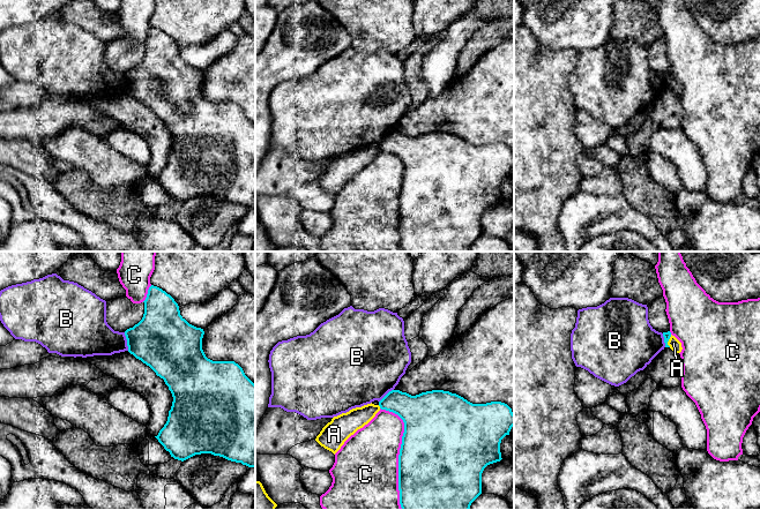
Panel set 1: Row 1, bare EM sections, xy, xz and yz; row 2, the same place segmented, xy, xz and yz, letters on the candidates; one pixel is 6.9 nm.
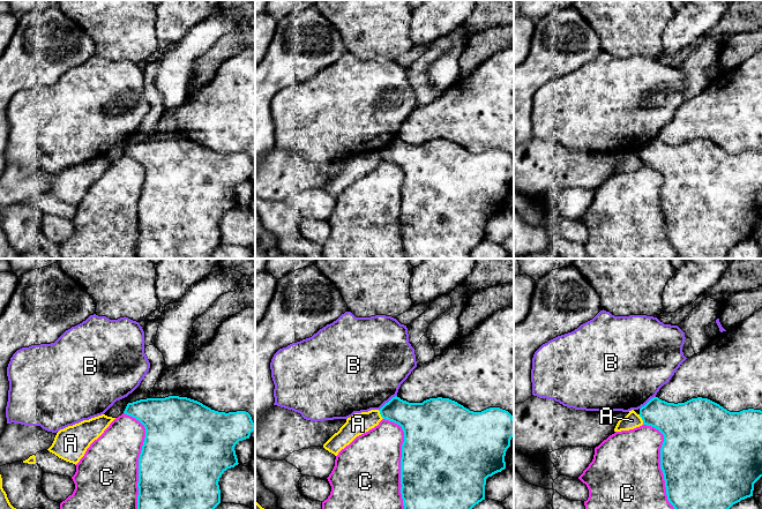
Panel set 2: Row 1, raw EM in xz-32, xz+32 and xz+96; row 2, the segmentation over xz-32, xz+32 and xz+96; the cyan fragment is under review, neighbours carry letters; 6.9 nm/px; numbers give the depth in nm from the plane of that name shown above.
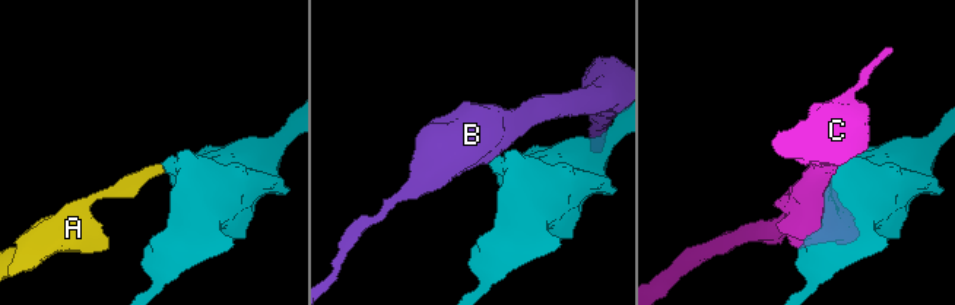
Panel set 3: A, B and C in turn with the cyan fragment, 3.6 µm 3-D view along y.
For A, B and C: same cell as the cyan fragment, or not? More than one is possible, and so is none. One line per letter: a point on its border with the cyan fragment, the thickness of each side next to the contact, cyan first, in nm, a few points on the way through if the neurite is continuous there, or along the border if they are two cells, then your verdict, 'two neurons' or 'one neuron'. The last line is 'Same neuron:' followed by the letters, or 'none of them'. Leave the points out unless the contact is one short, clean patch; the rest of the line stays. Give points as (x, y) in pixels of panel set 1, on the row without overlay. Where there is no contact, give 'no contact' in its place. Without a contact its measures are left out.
A: meets cyan in yz at (668, 82); 50 nm thick on the cyan side, 80 nm on the other; border along yz (671, 76), (668, 83), (669, 88); two neurons
B: meets cyan in xy at (127, 83); 400 nm thick on the cyan side, 280 nm on the other; two neurons
C: meets cyan in xz at (400, 195); 500 nm thick on the cyan side, 440 nm on the other; two neurons
Same neuron: none of them

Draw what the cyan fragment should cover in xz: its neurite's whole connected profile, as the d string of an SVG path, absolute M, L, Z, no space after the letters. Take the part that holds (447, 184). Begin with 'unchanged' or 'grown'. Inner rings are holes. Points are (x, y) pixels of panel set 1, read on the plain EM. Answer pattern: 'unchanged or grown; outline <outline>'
unchanged; outline M392 132L379 143L379 148L381 151L397 156L404 164L404 174L398 196L398 232L402 252L469 252L471 245L482 235L482 215L484 210L502 201L500 194L501 181L506 177L509 177L514 167L514 155L512 150L501 143L472 145L456 135L444 132L426 133L416 137L411 137L400 132Z

